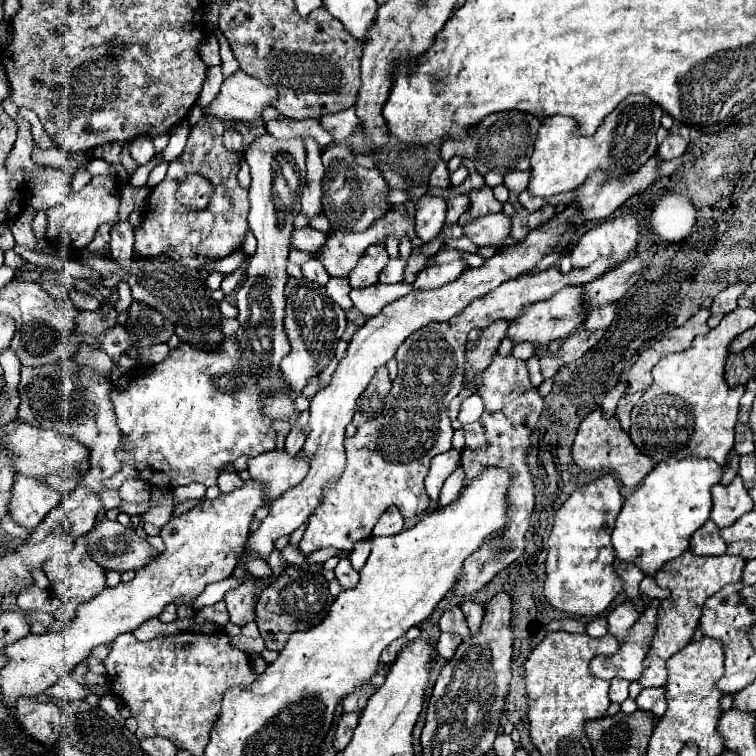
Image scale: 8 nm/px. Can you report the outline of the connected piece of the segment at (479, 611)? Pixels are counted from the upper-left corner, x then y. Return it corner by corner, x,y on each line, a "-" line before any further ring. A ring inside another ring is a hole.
464,600
460,604
460,608
464,610
466,618
468,618
468,626
470,626
470,634
474,636
480,628
480,622
482,622
482,616
484,616
484,606
480,602
474,602
474,600

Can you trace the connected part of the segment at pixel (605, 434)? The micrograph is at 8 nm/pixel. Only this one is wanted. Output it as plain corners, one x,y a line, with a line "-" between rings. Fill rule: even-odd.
600,408
590,412
578,426
578,434
576,434
576,440
572,446
572,458
584,472
614,472
614,474
618,474
626,488
636,488
644,480
644,476
654,468
654,462
648,456
644,456
632,444
628,432
624,432
620,428
618,418
616,416
604,418

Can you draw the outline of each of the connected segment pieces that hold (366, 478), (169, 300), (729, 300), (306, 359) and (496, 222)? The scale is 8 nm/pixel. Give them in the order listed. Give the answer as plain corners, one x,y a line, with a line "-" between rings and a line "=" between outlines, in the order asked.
598,258
594,264
590,264
586,268
574,268
568,274
562,274
556,266
550,266
548,270
536,272
536,274
522,274
514,280
508,280
506,284
502,284
502,288
496,288
488,296
474,300
462,313
452,317
448,322
430,324
430,328
420,328
418,332
414,332
414,336
410,336
396,352
398,376
392,382
392,390
388,394
388,402
386,402
382,416
378,416
370,422
364,422
352,438
344,440
346,456
348,456
346,470
342,472
342,476
334,484
330,484
324,490
322,504
310,516
304,538
298,544
302,554
308,556
310,552
326,548
326,546
334,546
334,548
340,548
340,550
352,550
354,542
370,538
372,526
376,524
378,516
388,506
398,506
404,518
414,518
414,520
420,518
422,512
426,512
430,508
430,498
424,490
424,476
430,468
430,460
436,454
442,454
442,452
452,448
450,442
452,442
454,430
450,426
448,406
450,406
452,398
458,396
458,392
462,390
462,364
466,360
466,336
468,336
468,332
472,328
480,328
480,330
488,328
494,320
500,320
500,318
512,320
514,316
522,314
522,310
528,304
542,302
542,300
554,296
560,288
564,288
568,284
588,284
588,282
600,278
602,274
606,274
612,268
614,268
614,264
612,264
610,258
=
108,224
100,226
89,244
89,250
88,248
80,250
74,256
74,260
84,266
90,266
92,270
100,270
100,264
104,265
106,262
106,268
99,271
102,286
112,288
120,280
126,280
132,288
132,298
146,302
148,306
162,312
176,326
176,334
182,342
196,344
198,348
204,348
204,350
220,344
224,340
224,334
220,332
220,326
218,326
218,320
222,318
222,314
218,310
218,304
212,300
210,296
212,290
206,286
206,280
202,278
202,274
198,270
190,270
180,264
168,264
158,260
140,260
128,270
120,270
116,264
112,264
112,258
110,258
111,228
112,226
=
732,284
732,286
728,286
726,290
722,290
716,298
714,298
714,302
712,302
712,316
710,316
710,320
708,320
708,326
710,328
714,328
720,320
722,320
722,316
724,314
728,314
728,312
732,312
738,304
736,304
736,300
738,300
738,296
742,294
746,290
746,286
742,286
742,284
=
290,278
286,282
286,336
290,340
290,352
282,358
282,372
292,384
294,392
300,394
310,378
320,374
332,360
336,342
346,330
344,310
326,294
326,288
306,278
=
498,212
498,214
486,214
466,224
464,234
476,246
492,246
492,248
502,250
506,238
510,236
510,228
512,228
510,218
506,218
504,212

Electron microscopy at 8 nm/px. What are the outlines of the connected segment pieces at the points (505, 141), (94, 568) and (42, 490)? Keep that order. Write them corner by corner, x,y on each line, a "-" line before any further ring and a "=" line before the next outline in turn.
520,110
496,112
486,116
478,126
470,128
464,138
448,138
442,144
440,156
444,162
448,162
454,154
470,158
480,174
486,174
488,170
494,170
500,174
506,174
512,170
530,170
530,156
532,156
538,128
540,128
540,120
532,114
526,114
=
78,536
70,552
52,556
42,564
50,586
62,600
90,600
106,588
104,568
94,562
84,540
84,536
=
18,474
8,512
16,524
34,530
46,518
46,514
60,504
62,498
64,494
46,482

